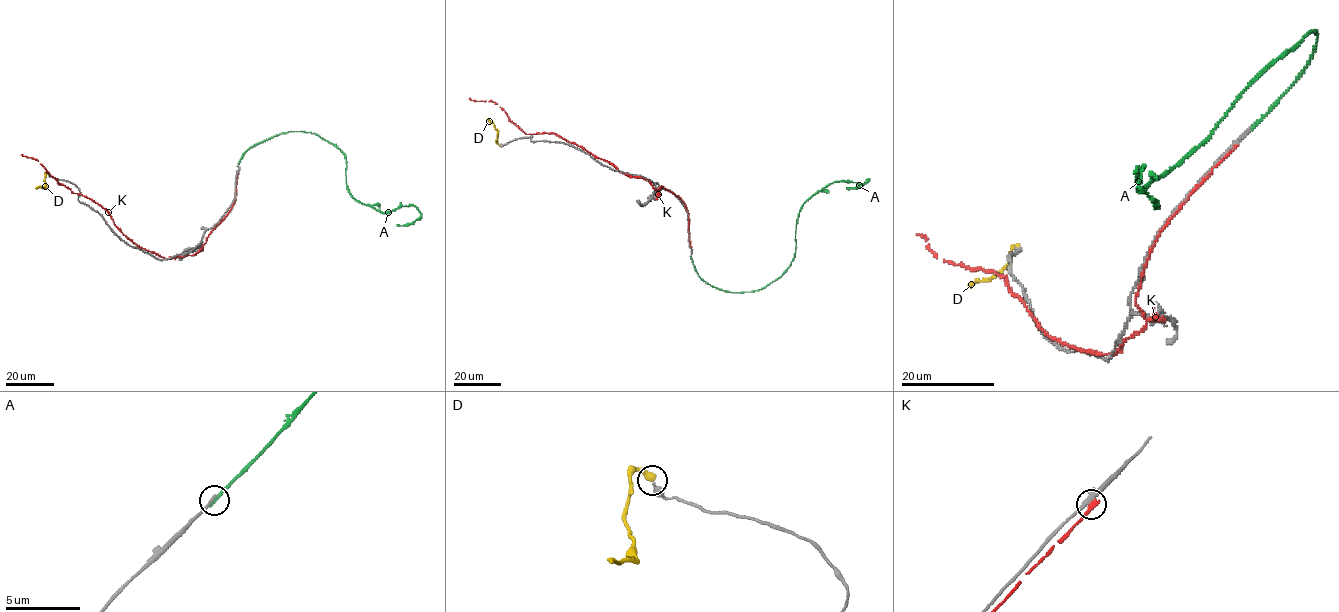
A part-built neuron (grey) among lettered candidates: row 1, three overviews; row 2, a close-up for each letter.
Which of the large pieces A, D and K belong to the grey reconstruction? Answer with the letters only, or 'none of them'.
none of them

